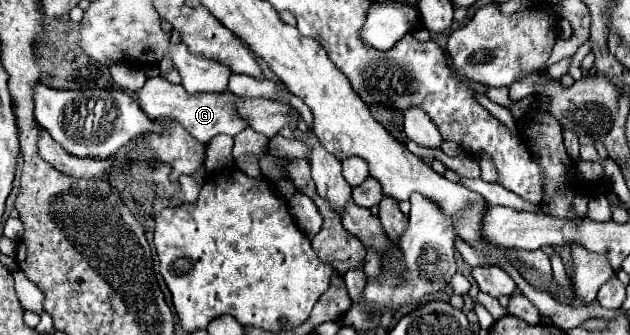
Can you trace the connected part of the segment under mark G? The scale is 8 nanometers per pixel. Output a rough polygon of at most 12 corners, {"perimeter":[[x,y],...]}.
{"perimeter":[[164,77],[138,91],[150,119],[172,119],[196,141],[238,135],[238,97],[188,93]]}

